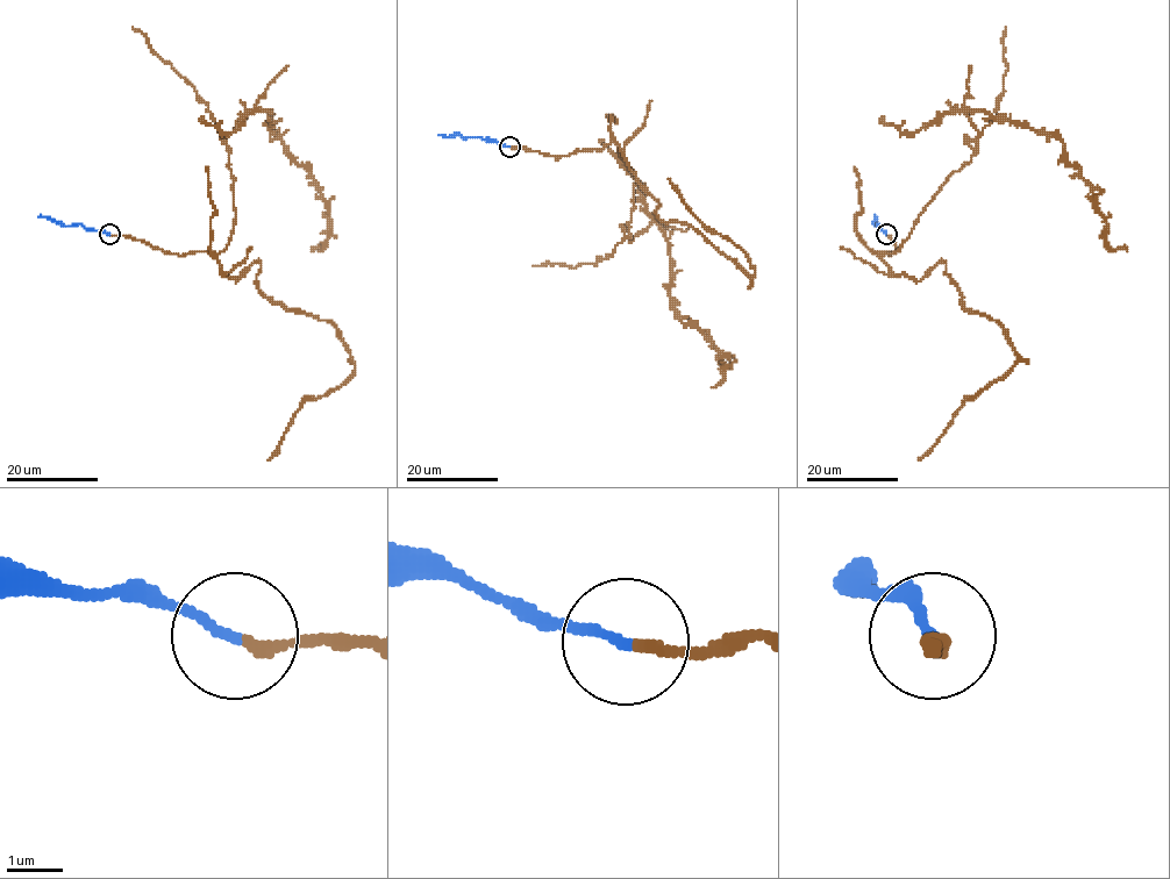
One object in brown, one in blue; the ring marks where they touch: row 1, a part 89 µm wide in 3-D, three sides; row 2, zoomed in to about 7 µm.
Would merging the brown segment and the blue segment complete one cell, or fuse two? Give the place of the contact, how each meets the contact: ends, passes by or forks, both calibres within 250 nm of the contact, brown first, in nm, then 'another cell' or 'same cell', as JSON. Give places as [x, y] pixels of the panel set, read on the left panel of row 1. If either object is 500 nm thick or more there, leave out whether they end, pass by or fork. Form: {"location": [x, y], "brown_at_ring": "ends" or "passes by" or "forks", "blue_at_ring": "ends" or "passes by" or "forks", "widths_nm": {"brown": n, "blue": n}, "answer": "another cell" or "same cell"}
{"location": [109, 234], "brown_at_ring": "ends", "blue_at_ring": "ends", "widths_nm": {"brown": 190, "blue": 160}, "answer": "same cell"}

